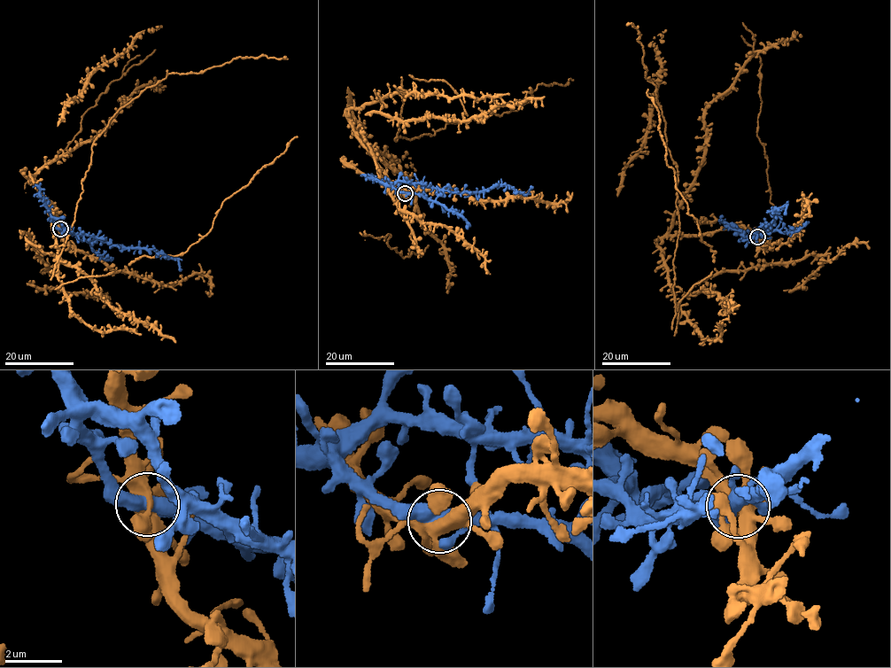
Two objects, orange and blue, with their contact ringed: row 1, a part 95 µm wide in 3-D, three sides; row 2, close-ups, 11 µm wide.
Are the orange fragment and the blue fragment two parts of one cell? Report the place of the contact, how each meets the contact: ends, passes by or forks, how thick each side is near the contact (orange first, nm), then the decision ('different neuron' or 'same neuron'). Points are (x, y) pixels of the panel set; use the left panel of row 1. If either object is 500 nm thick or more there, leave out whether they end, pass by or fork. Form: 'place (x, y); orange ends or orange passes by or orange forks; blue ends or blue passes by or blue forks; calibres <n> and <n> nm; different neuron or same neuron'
place (60, 229); orange forks; blue forks; calibres 460 and 360 nm; same neuron

